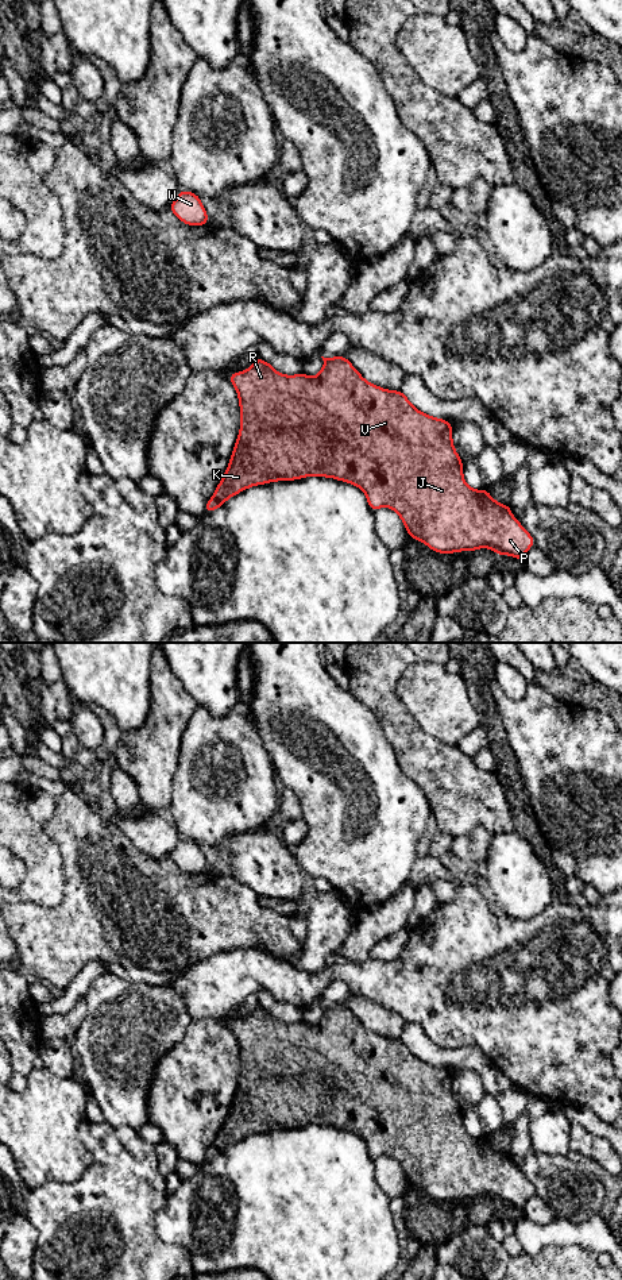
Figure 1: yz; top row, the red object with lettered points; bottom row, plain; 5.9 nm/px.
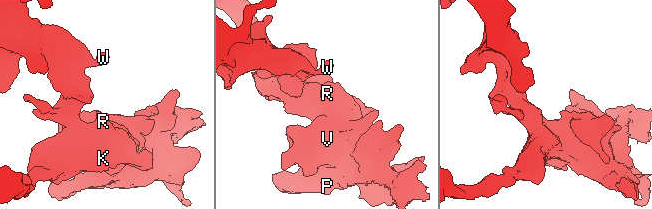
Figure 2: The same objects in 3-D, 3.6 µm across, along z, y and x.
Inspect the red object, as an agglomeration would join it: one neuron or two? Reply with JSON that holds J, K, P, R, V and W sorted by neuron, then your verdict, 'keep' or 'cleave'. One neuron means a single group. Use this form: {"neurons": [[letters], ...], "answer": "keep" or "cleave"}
{"neurons": [["J", "K", "P", "R", "V", "W"]], "answer": "keep"}

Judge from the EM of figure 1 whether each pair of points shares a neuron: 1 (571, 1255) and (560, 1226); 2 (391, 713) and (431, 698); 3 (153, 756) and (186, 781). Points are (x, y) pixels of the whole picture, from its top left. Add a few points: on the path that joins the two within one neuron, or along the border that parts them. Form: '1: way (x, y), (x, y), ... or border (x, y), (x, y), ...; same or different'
1: border (536, 1252), (548, 1245), (583, 1245), (597, 1255); different
2: border (400, 677), (397, 694), (402, 705), (425, 732); different
3: border (181, 741), (169, 804); different

